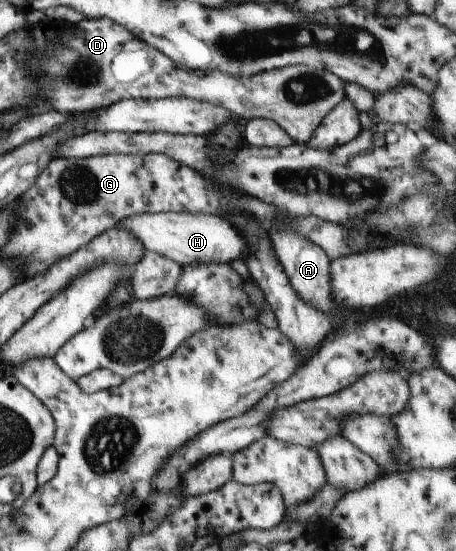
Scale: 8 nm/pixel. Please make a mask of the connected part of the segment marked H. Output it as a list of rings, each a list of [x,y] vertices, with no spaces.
[[[160,212],[157,214],[136,214],[120,220],[116,225],[132,232],[143,245],[144,250],[159,253],[181,266],[186,264],[229,264],[246,255],[246,243],[238,231],[222,217],[204,213]]]

